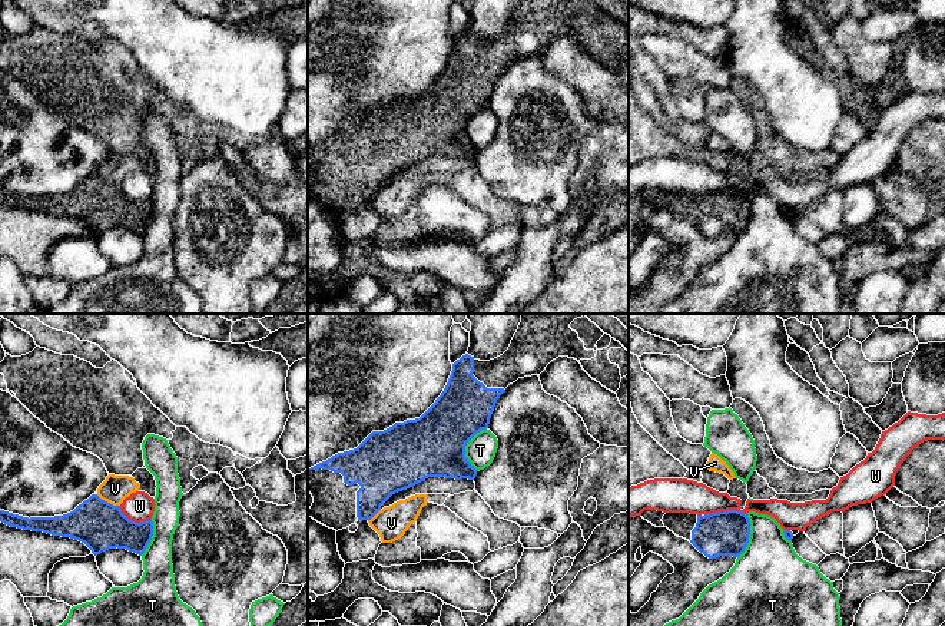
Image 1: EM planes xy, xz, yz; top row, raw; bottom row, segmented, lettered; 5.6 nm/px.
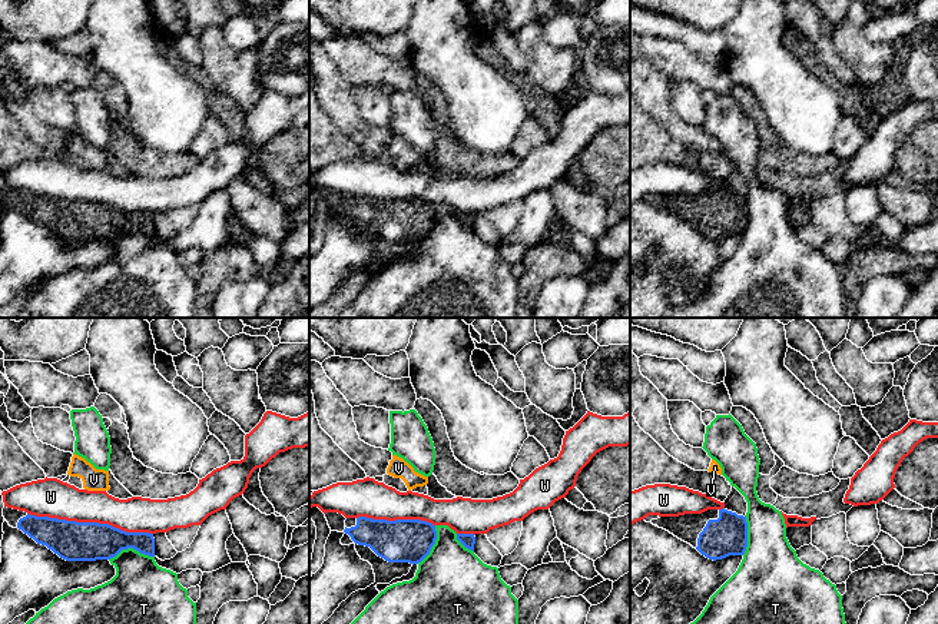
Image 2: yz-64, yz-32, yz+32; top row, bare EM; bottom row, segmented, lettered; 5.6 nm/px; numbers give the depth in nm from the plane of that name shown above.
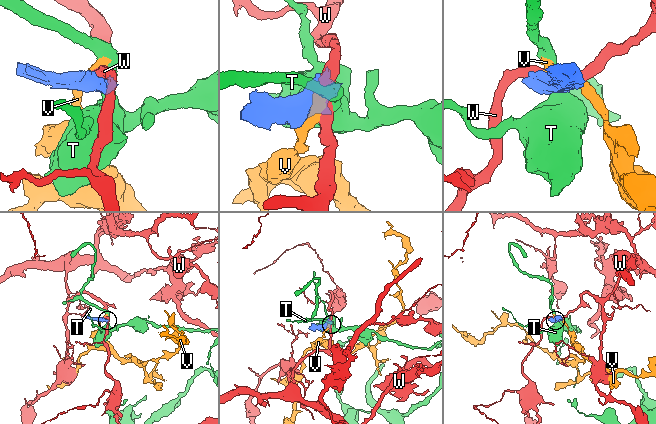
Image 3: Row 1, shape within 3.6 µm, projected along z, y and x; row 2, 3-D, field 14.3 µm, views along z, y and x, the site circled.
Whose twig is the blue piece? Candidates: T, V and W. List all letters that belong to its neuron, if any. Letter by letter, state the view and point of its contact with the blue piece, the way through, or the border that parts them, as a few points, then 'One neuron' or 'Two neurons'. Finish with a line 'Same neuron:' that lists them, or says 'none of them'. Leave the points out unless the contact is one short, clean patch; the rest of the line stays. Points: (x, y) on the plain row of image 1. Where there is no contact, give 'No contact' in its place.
T: Touches blue at xz (464, 126). Boundary: xz (486, 108), (481, 108), (466, 125), (466, 136), (476, 149). Two neurons
V: Touches blue at xy (106, 181). Two neurons
W: Touches blue at yz (725, 191). Two neurons
Same neuron: none of them

